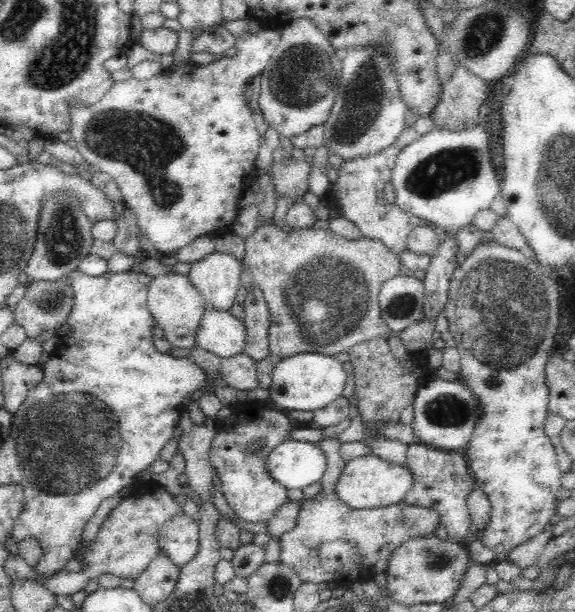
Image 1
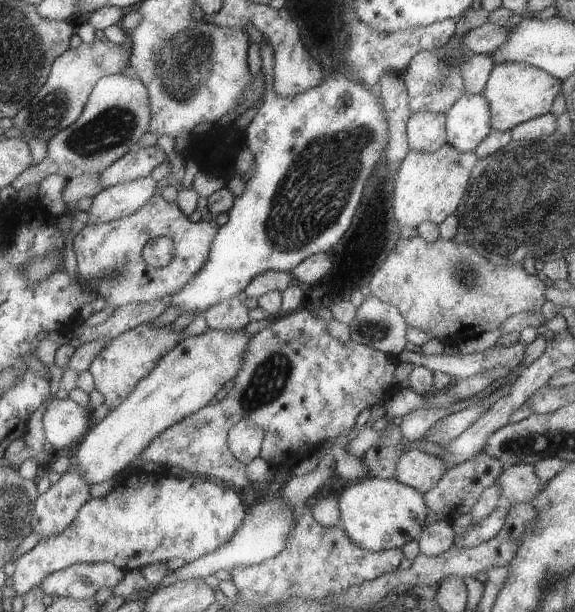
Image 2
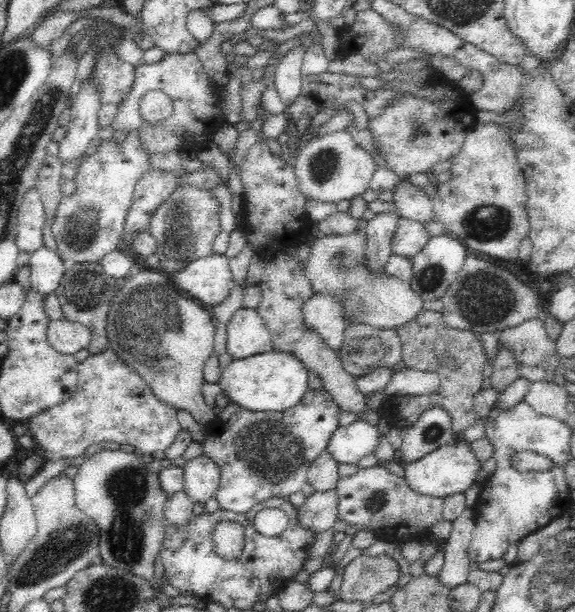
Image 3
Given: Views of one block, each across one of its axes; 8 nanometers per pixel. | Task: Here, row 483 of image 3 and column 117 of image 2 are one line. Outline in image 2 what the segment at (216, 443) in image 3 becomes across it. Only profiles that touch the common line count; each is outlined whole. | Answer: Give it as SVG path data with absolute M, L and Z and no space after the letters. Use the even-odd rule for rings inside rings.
M156 191L134 214L102 224L87 224L74 237L72 246L80 278L90 284L91 290L104 296L107 305L121 307L128 303L146 303L171 296L182 290L208 260L210 246L220 226L214 218L190 221L176 201L168 202L162 191ZM156 237L168 237L174 242L174 256L170 264L162 268L154 268L142 260L144 244Z

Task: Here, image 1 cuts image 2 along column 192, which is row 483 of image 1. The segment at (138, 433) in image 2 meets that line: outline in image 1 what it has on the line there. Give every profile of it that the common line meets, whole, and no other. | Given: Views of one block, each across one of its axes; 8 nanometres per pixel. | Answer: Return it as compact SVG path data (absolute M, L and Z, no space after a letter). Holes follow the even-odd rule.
M368 454L346 463L334 491L340 502L356 509L370 509L402 502L412 485L413 476L408 466L392 465L374 454Z

